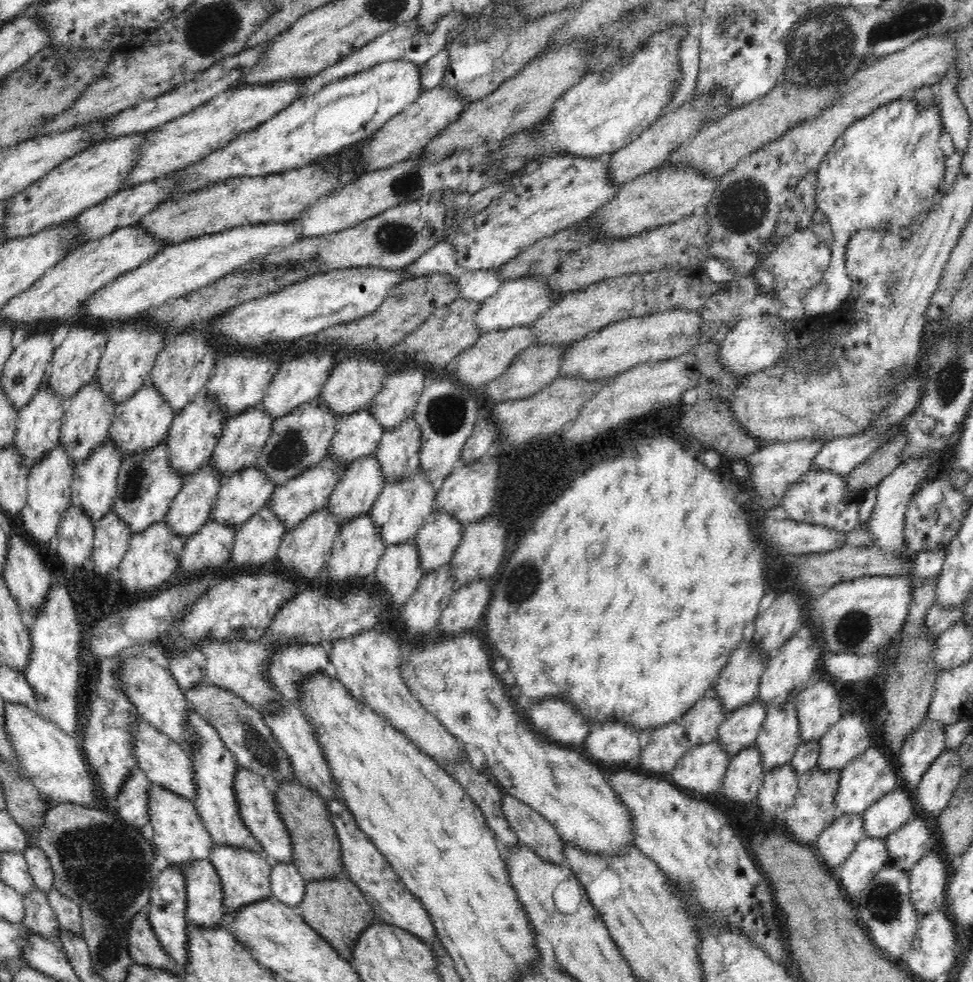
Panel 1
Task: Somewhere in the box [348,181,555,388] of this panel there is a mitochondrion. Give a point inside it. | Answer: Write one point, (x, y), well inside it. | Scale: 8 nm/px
(394, 238)

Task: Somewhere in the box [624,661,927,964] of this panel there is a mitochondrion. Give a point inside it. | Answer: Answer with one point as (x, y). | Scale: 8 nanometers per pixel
(882, 904)

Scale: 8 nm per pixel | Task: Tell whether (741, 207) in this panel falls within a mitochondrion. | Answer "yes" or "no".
yes

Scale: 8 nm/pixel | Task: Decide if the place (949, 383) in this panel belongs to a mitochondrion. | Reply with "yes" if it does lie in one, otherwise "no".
yes

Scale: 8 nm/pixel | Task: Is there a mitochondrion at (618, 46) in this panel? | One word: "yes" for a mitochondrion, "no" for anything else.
yes

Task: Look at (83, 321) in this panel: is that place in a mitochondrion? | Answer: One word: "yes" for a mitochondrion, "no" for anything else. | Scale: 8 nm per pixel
no

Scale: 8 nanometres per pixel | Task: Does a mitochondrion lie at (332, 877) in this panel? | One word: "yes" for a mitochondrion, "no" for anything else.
no

